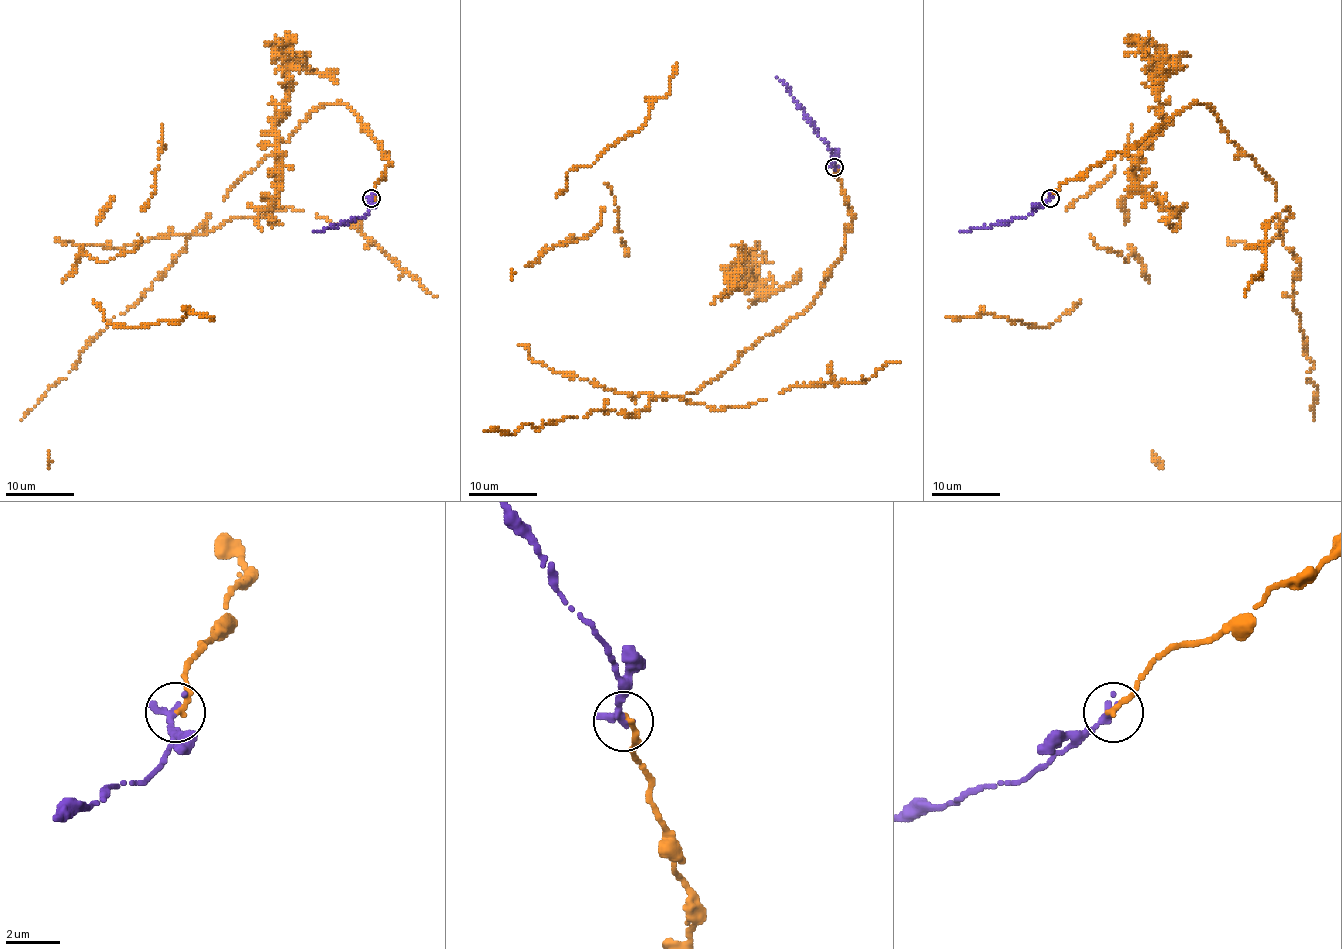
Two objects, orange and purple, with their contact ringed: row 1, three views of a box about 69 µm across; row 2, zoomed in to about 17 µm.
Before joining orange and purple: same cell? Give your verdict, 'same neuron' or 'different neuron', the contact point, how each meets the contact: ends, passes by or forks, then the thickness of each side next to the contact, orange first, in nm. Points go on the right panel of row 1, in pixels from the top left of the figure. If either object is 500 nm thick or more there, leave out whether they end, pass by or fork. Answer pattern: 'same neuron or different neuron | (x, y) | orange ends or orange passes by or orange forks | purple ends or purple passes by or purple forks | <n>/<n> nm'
same neuron | (1050, 198) | orange ends | purple ends | 220/380 nm

